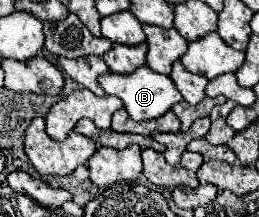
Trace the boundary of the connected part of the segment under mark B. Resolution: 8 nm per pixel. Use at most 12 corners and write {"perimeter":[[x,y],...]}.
{"perimeter":[[148,65],[132,75],[104,73],[100,85],[120,97],[134,121],[158,119],[184,97]]}

